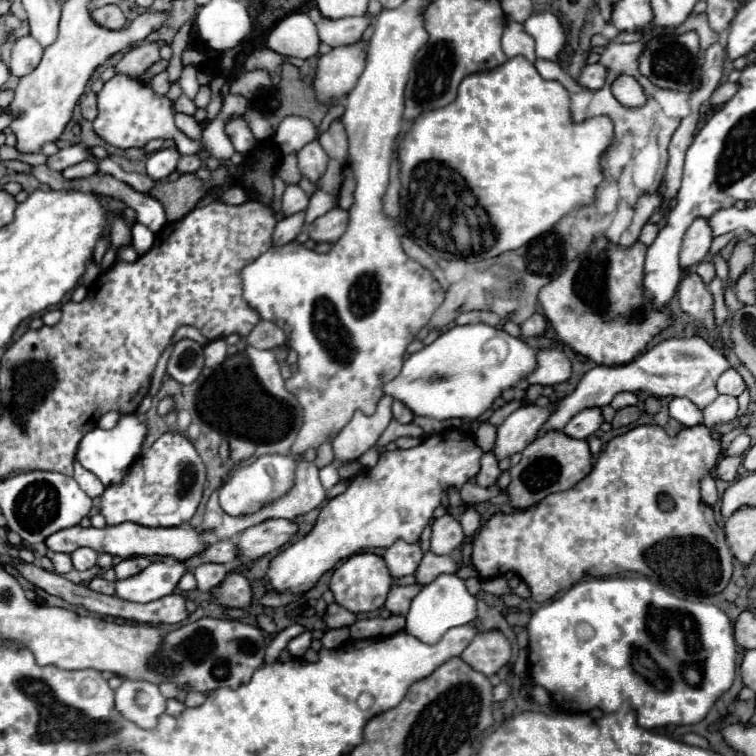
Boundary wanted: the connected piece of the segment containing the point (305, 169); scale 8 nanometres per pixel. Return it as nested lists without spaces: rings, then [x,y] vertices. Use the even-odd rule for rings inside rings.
[[[311,141],[307,143],[301,151],[299,151],[299,169],[301,175],[307,177],[311,183],[317,183],[321,179],[321,175],[325,173],[327,167],[327,153],[323,151],[323,147],[319,145],[319,141]]]

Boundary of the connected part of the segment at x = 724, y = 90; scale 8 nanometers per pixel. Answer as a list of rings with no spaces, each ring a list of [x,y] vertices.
[[[721,83],[709,99],[709,105],[711,105],[709,109],[715,109],[715,107],[727,103],[735,93],[737,93],[737,83]]]

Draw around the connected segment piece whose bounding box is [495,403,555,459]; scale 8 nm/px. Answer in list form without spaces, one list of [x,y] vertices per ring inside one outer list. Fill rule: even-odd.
[[[551,403],[549,407],[527,405],[513,411],[497,429],[497,443],[495,443],[497,459],[511,457],[513,453],[523,451],[531,441],[535,441],[539,429],[547,421],[547,417],[551,417],[553,411],[555,403]]]

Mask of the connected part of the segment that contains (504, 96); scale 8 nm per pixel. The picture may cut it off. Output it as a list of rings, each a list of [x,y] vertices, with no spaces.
[[[513,57],[497,69],[473,73],[461,81],[451,105],[423,113],[401,133],[397,147],[401,165],[399,229],[433,259],[479,261],[519,249],[573,209],[593,201],[595,187],[603,181],[599,155],[611,145],[611,139],[609,117],[573,123],[567,89],[559,81],[543,79],[525,57]]]

